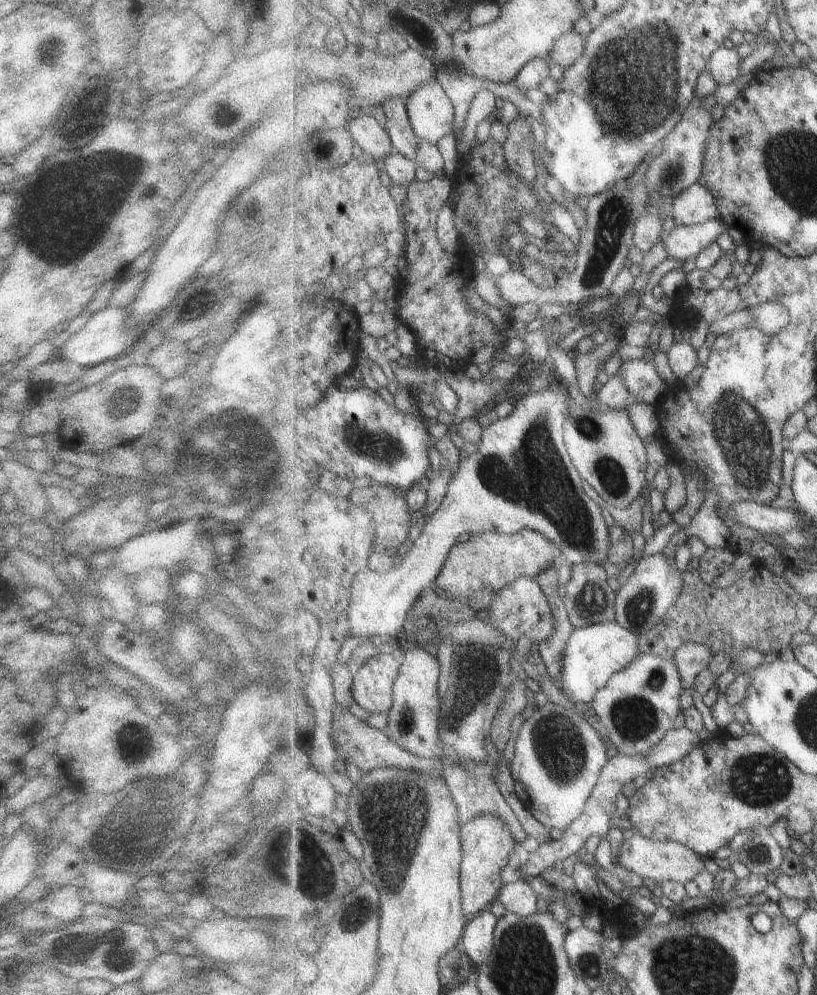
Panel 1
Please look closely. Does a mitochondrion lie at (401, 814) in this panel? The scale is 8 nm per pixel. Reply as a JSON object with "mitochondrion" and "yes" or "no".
{"mitochondrion":"yes"}

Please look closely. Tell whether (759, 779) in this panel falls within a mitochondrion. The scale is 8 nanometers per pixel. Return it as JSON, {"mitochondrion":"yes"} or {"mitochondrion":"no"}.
{"mitochondrion":"yes"}

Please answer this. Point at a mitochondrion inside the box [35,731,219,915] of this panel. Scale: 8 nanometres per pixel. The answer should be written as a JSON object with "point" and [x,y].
{"point":[115,845]}

